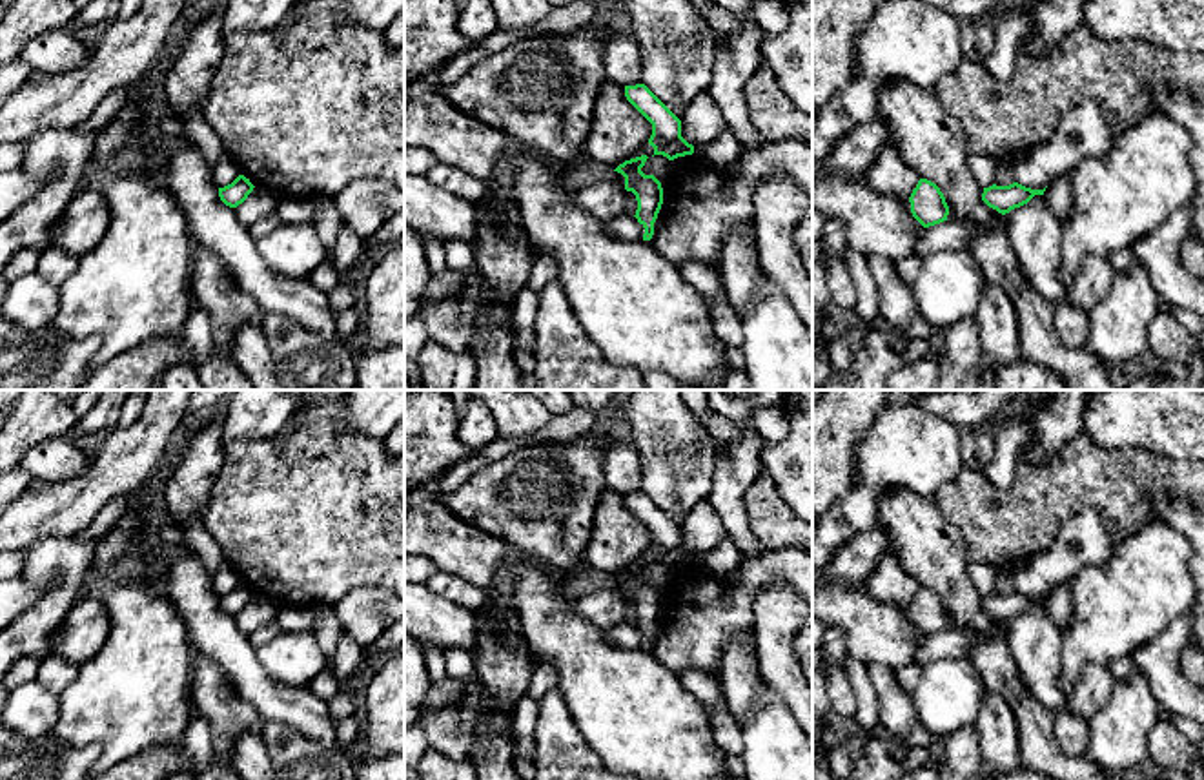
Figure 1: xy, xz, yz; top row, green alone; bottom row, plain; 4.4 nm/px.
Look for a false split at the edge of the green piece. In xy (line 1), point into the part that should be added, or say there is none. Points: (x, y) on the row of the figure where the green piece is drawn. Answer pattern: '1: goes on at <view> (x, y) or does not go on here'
1: does not go on here

